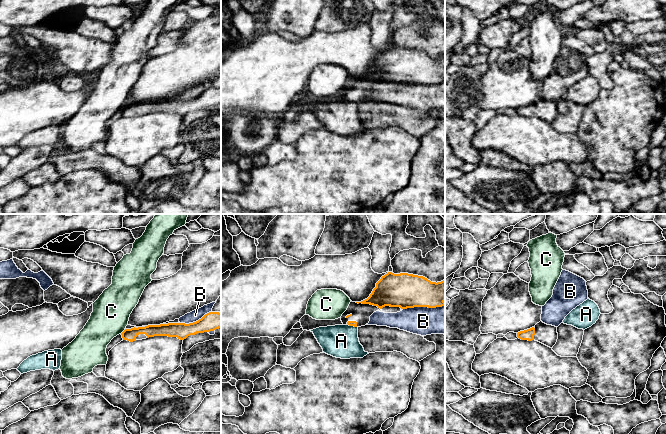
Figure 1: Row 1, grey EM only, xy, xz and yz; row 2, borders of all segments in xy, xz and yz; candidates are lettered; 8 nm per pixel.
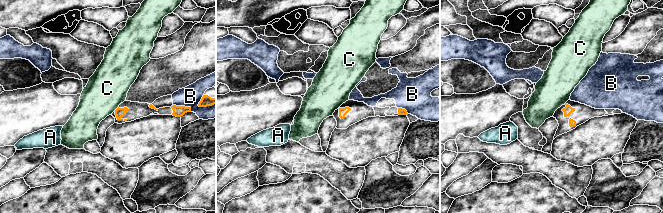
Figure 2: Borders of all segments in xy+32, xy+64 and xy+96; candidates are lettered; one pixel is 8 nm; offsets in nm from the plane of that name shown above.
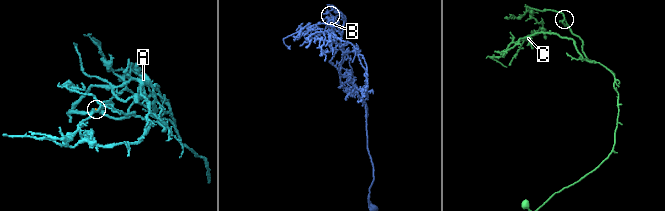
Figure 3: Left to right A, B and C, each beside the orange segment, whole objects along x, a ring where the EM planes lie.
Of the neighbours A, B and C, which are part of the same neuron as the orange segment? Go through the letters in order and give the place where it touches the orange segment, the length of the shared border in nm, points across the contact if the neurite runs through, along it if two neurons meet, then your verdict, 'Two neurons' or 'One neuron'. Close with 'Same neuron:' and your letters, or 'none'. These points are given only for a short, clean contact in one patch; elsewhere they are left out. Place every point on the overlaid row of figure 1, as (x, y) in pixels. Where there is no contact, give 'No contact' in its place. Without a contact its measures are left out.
A: Touches orange at xz (352, 325). Shared border 80 nm. Boundary: xz (348, 324), (356, 327). Two neurons
B: Touches orange at xz (423, 306). Shared border 340 nm. Boundary: xz (444, 305), (436, 307), (407, 307), (403, 309). Two neurons
C: Touches orange at xy (123, 331). Shared border 60 nm. Boundary: xy (125, 329), (120, 333). Two neurons
Same neuron: none

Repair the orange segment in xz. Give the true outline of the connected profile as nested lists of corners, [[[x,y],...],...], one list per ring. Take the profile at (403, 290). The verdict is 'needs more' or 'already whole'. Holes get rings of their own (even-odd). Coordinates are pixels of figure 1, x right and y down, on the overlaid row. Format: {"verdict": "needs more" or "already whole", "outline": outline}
{"verdict": "needs more", "outline": [[[388,272],[376,283],[367,299],[351,301],[340,318],[343,325],[365,326],[370,316],[385,306],[401,309],[445,306],[445,280],[436,283],[423,276]]]}

